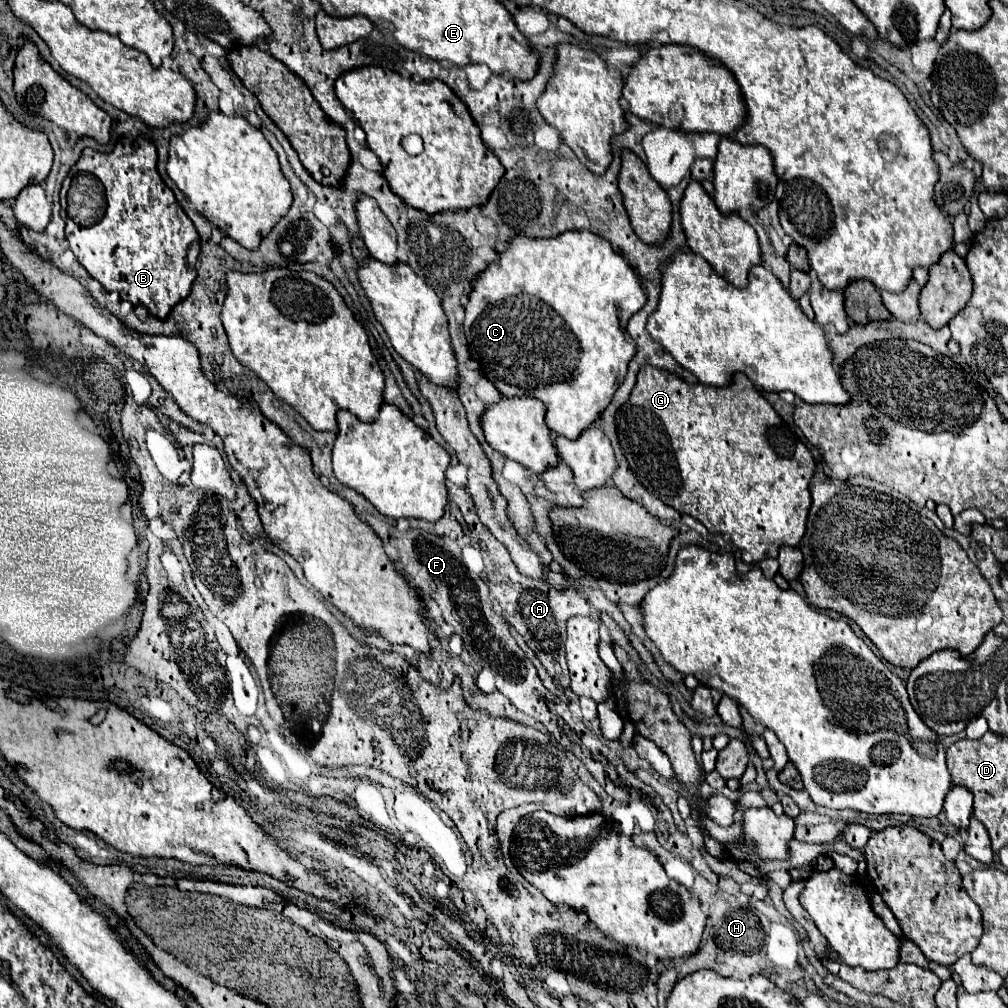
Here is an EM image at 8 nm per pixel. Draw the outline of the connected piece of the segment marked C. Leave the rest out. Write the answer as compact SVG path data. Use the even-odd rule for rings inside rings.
M564 232L558 238L526 238L526 236L516 236L508 242L508 248L500 252L498 262L492 262L478 278L474 284L474 290L470 292L470 300L466 304L466 320L464 320L464 334L468 338L468 348L472 358L480 364L482 374L508 398L512 396L534 396L542 400L548 408L546 412L546 424L552 432L566 436L566 438L578 438L602 412L604 408L612 402L612 396L616 388L624 382L626 372L628 372L628 362L636 354L636 342L630 338L626 340L626 324L628 320L646 304L646 292L640 284L640 278L632 270L632 266L624 260L622 254L618 254L608 240L604 240L598 234L592 232Z

